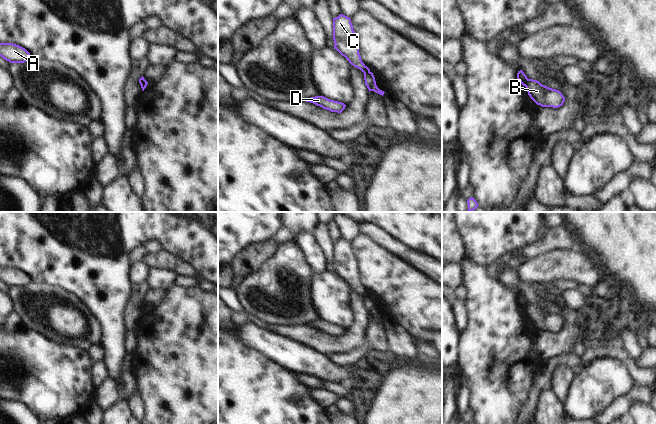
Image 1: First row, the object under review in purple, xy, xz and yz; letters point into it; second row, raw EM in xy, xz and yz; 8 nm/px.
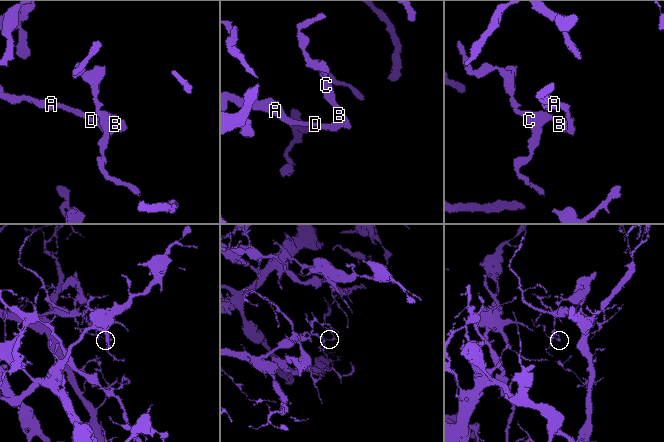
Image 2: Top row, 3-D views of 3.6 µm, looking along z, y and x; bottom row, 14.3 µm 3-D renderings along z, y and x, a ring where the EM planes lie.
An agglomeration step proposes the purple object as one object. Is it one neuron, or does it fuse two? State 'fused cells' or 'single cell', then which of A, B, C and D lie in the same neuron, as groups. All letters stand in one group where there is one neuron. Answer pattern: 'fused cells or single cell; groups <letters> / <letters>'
fused cells; groups A B D / C

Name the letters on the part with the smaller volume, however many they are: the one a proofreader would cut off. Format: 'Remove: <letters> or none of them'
Remove: C

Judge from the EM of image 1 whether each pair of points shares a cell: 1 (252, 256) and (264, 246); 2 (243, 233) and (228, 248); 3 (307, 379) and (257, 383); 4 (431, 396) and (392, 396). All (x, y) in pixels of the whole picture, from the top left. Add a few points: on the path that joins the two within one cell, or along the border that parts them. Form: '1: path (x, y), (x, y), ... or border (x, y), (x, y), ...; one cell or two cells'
1: path (255, 254), (261, 249); one cell
2: path (239, 237), (232, 244); one cell
3: border (295, 374), (295, 377), (307, 388); two cells
4: path (421, 396), (402, 396); one cell

